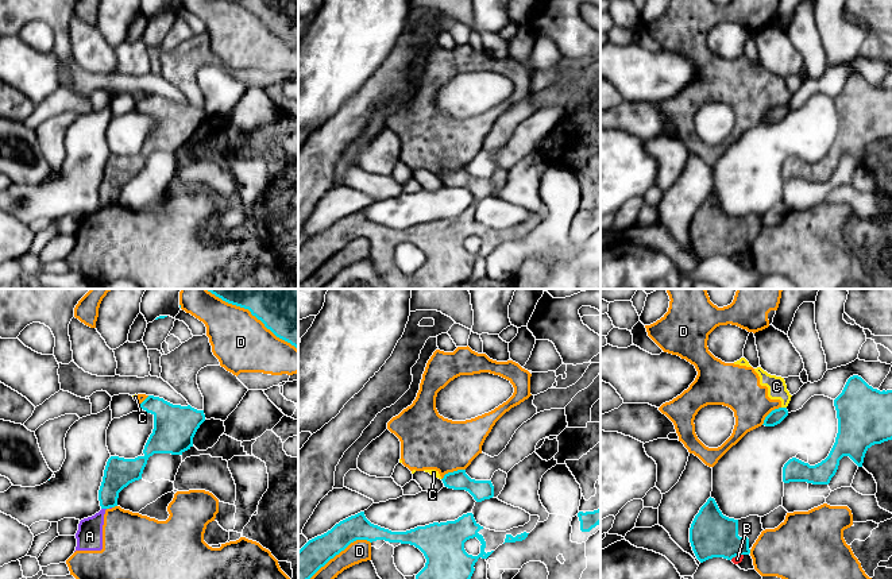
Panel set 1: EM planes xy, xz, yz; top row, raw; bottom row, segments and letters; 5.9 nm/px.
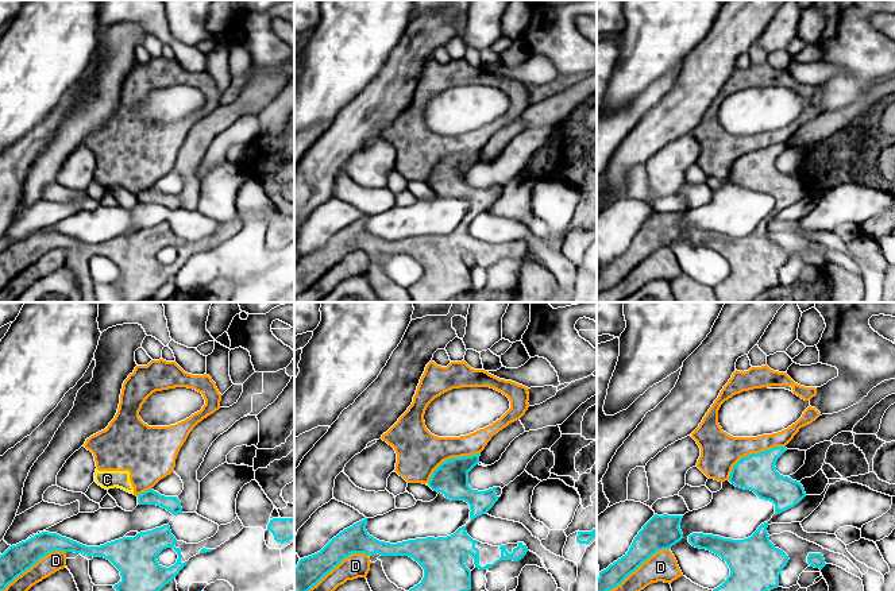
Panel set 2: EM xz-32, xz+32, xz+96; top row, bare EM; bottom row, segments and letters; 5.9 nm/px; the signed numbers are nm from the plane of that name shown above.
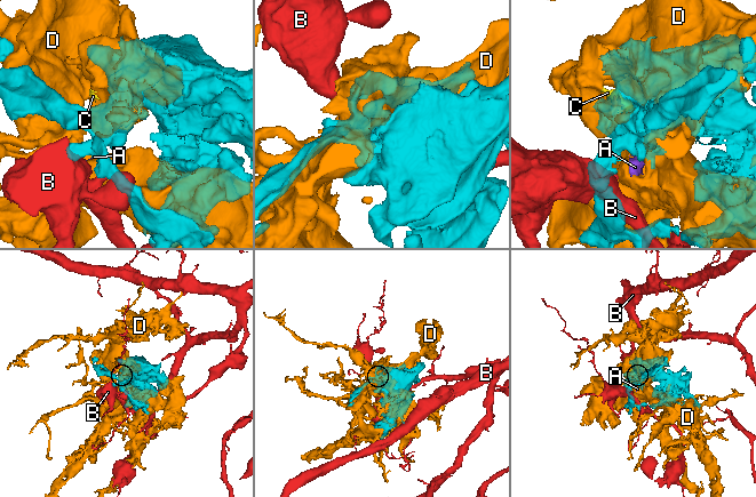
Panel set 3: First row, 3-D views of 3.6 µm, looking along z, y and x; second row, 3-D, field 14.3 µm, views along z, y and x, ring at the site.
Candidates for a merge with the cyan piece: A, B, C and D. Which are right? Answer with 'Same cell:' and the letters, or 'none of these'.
Same cell: none of these

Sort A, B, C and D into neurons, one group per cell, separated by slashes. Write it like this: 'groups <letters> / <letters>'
groups A C D / B

